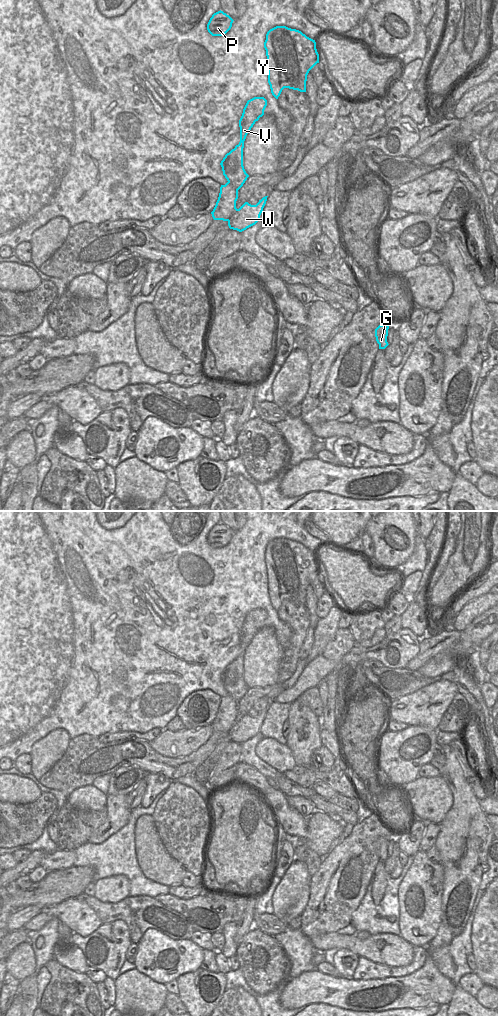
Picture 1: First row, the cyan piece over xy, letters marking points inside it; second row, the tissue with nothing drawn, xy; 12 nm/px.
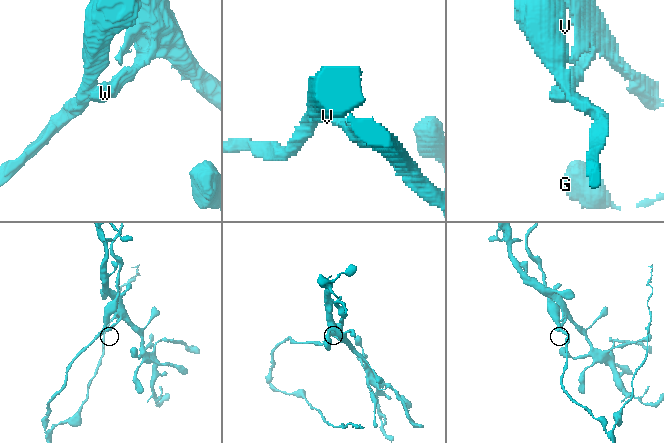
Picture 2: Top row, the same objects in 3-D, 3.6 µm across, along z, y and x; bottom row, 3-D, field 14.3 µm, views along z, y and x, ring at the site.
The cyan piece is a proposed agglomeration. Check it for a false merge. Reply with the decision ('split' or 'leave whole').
split

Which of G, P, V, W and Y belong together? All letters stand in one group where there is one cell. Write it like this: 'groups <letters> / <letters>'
groups G P W Y / V

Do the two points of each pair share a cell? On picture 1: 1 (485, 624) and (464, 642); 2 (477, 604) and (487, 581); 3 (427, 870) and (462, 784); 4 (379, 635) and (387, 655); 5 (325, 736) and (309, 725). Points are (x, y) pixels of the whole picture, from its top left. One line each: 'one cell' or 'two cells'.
1: one cell
2: two cells
3: two cells
4: two cells
5: two cells

